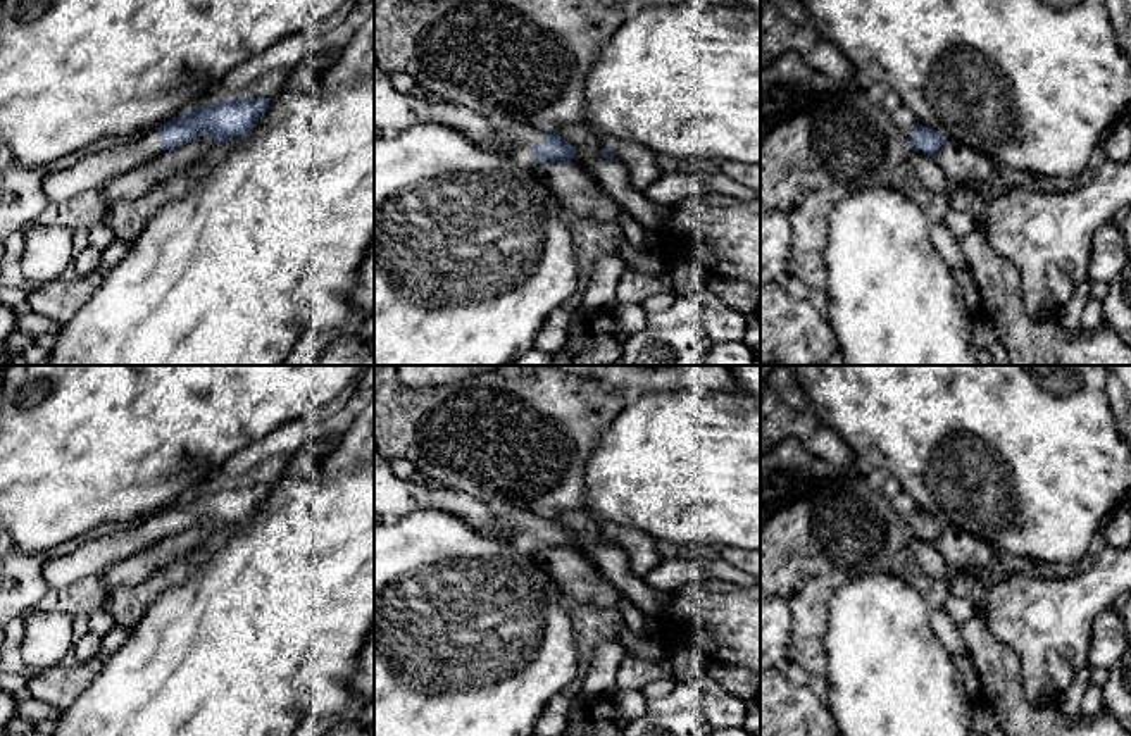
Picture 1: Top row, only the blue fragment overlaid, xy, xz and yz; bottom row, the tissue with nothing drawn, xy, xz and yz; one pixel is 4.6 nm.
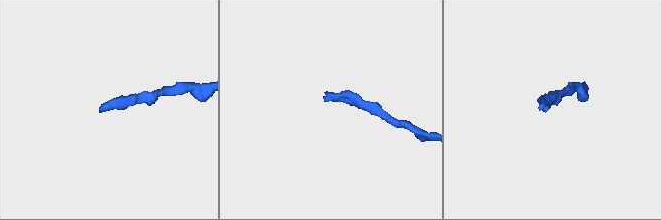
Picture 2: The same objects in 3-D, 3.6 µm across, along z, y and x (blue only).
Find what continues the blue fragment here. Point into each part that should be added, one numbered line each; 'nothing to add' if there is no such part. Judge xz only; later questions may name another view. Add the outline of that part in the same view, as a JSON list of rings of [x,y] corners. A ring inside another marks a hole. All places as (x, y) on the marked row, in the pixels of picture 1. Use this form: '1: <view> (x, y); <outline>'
1: xz (519, 140); [[[538,124],[495,126],[498,141],[497,148],[507,152],[517,159],[521,167],[536,165],[533,148],[547,143],[547,134]]]

